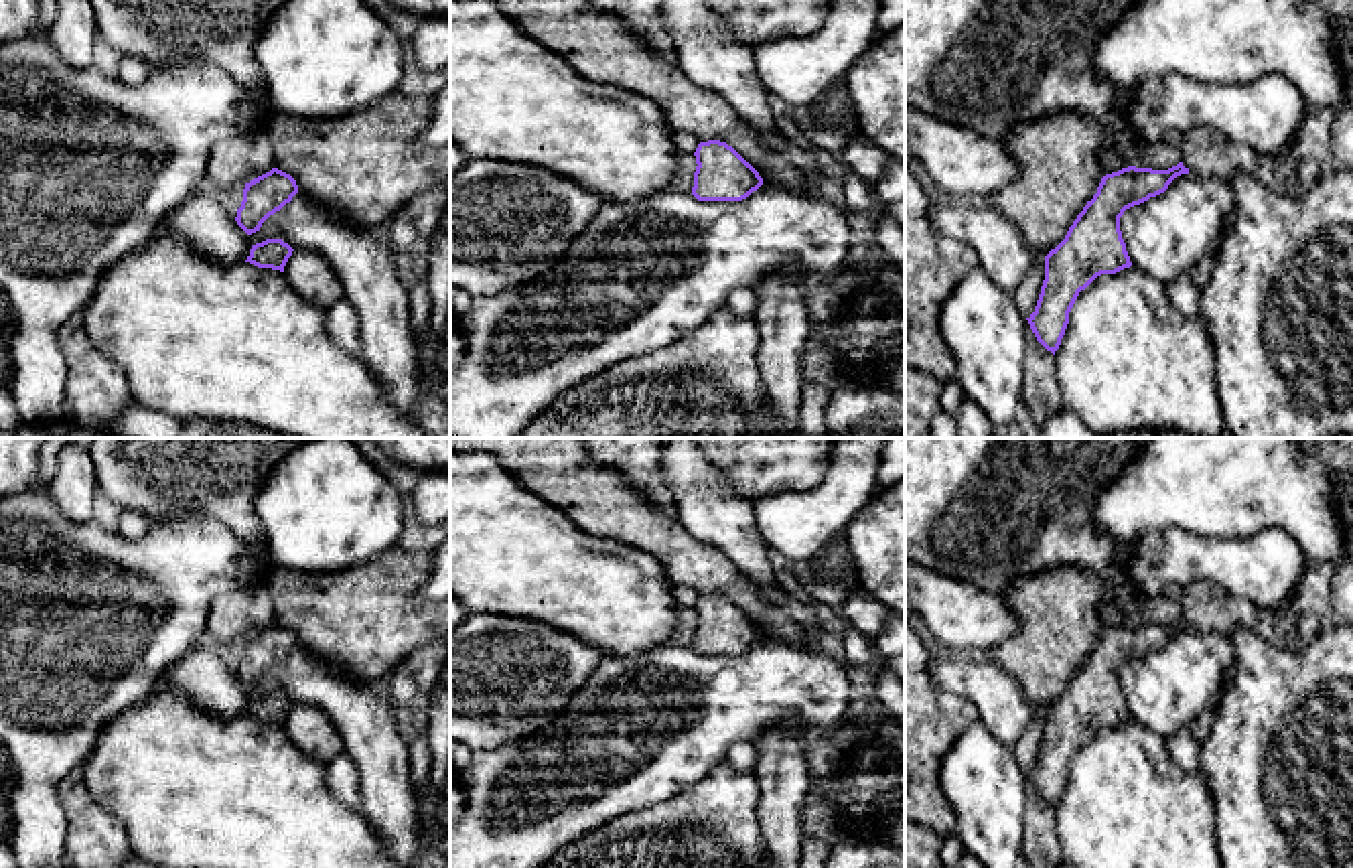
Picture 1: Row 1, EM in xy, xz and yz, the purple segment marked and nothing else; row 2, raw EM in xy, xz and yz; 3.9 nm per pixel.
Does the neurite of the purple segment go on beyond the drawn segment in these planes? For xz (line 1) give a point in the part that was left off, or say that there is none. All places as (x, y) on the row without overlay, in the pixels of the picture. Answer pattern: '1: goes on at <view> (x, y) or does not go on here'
1: does not go on here

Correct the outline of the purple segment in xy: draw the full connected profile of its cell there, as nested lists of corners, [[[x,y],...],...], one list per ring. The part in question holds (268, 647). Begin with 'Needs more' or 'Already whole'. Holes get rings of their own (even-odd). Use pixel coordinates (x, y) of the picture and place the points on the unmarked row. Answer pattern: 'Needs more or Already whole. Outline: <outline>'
Already whole. Outline: [[[278,623],[245,637],[243,655],[235,671],[237,679],[247,690],[260,685],[262,677],[290,657],[296,647],[296,635]]]

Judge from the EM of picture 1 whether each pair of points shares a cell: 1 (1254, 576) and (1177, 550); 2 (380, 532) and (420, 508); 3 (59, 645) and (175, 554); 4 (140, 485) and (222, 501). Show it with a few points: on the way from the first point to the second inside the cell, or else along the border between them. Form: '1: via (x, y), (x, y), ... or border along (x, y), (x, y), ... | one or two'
1: via (1236, 564), (1195, 558) | one
2: border along (406, 505), (410, 516) | two
3: via (88, 623), (114, 615), (147, 583) | one
4: via (161, 487), (201, 487) | one

